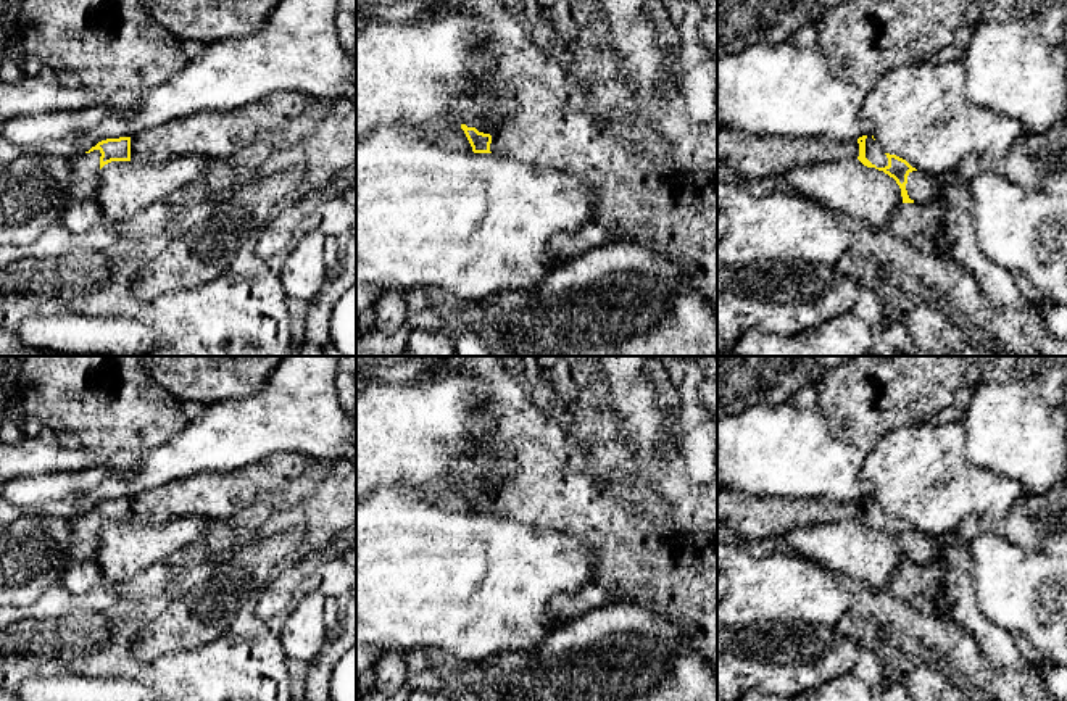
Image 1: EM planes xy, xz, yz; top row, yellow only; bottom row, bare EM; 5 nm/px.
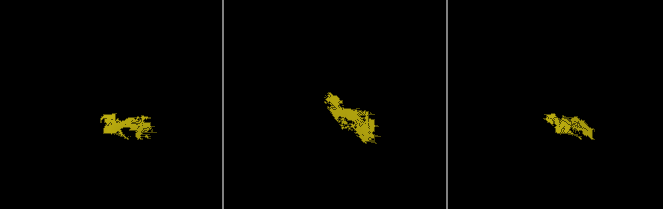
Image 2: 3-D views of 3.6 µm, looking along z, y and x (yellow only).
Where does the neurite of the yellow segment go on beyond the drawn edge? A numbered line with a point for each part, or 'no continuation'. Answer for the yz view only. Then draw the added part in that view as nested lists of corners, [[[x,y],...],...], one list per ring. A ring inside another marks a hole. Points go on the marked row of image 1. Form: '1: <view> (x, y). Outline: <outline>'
1: yz (874, 153). Outline: [[[872,134],[866,139],[866,158],[875,164],[877,168],[888,166],[888,158],[885,151],[877,145],[877,142],[872,139]]]

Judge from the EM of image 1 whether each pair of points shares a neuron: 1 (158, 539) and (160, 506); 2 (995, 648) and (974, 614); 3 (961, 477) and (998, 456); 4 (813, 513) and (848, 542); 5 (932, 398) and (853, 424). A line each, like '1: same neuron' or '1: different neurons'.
1: different neurons
2: same neuron
3: different neurons
4: different neurons
5: same neuron

